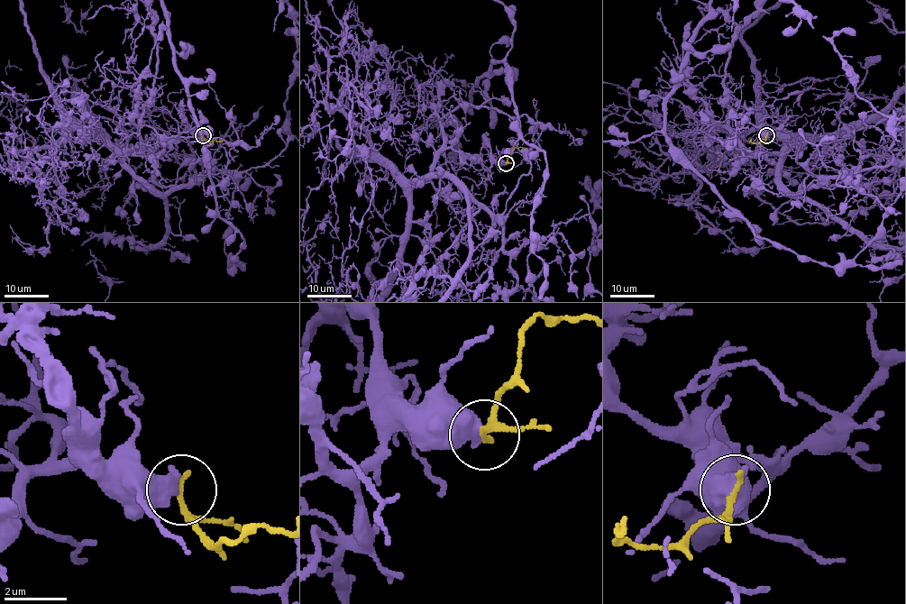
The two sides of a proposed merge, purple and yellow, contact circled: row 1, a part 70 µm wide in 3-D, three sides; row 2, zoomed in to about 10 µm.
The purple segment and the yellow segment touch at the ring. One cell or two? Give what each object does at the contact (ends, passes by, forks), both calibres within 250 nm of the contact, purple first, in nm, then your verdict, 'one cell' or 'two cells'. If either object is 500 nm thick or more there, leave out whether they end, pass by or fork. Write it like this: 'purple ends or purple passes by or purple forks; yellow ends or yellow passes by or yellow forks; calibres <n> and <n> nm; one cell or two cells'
calibres 700 and 150 nm; one cell

